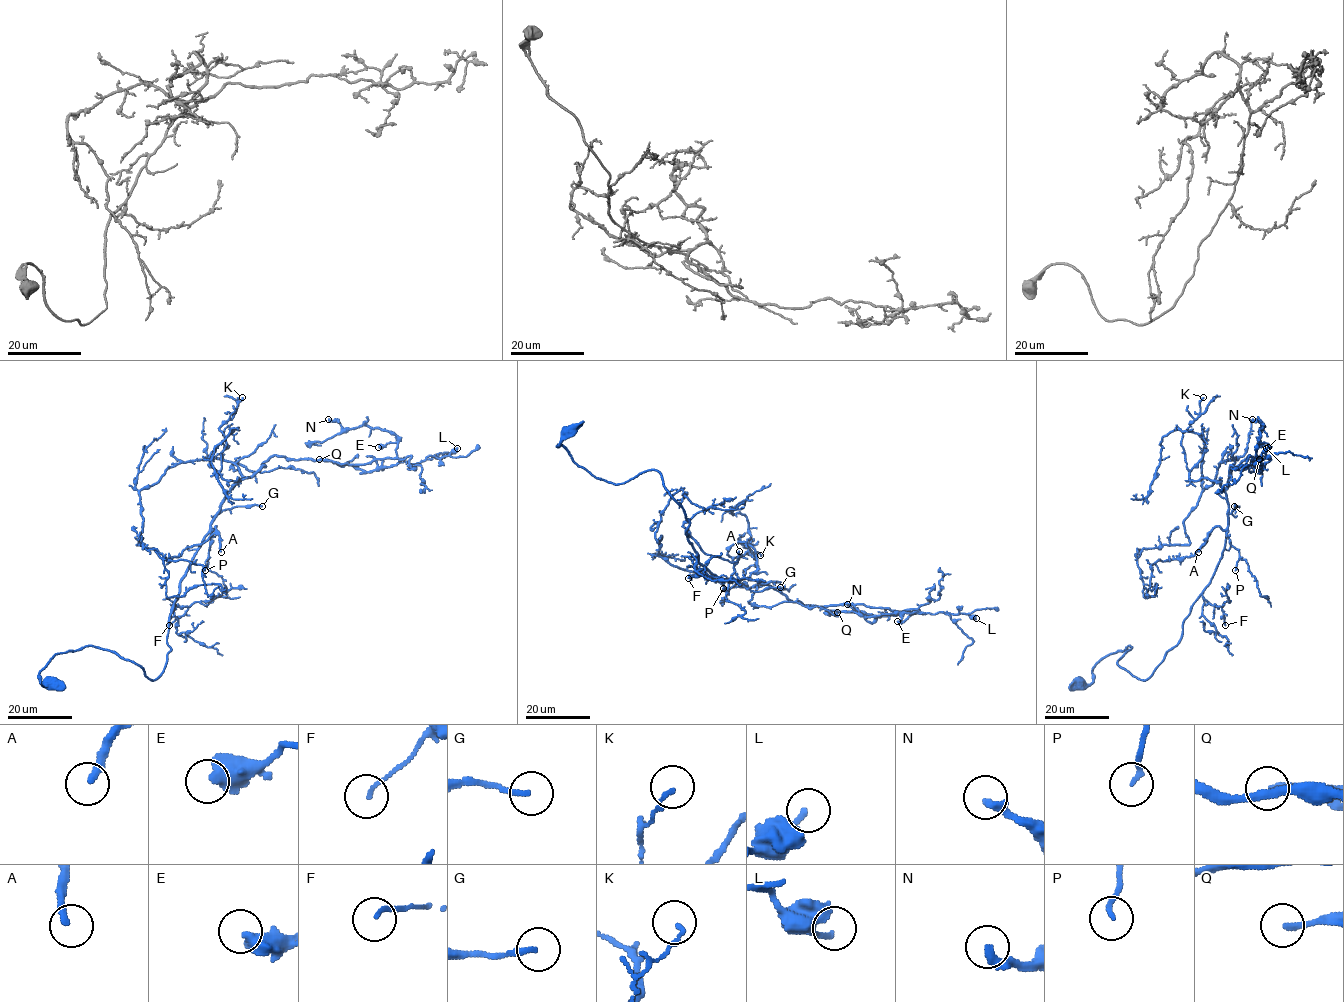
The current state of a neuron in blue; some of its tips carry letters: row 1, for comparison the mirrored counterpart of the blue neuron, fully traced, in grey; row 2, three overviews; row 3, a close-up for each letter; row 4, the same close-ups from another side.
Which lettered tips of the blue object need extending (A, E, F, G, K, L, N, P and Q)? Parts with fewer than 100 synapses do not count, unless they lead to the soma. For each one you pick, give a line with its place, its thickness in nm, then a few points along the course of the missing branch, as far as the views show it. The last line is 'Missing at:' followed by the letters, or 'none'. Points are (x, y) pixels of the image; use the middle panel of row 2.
A: (739, 551) | 260 nm | (739, 551), (733, 543), (737, 516), (765, 484), (754, 477)
Missing at: A

